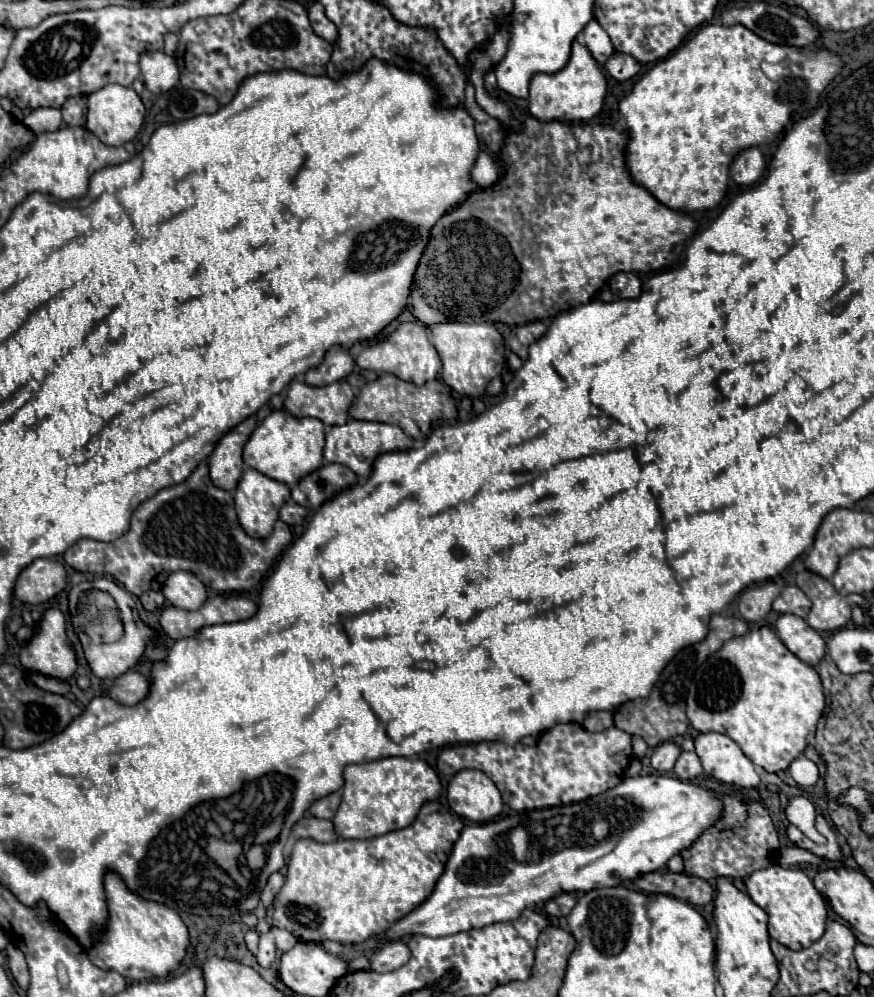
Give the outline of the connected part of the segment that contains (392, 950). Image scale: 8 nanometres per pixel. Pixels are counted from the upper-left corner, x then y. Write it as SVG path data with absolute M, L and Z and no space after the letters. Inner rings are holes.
M391 941L387 945L383 945L381 949L377 949L371 955L371 969L385 973L385 971L395 971L401 965L405 965L409 961L411 953L407 949L407 945L403 941Z

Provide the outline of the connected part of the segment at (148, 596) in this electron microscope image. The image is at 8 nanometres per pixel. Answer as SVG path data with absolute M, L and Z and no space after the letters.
M145 591L139 599L147 611L157 611L165 605L165 597L161 595L161 591Z

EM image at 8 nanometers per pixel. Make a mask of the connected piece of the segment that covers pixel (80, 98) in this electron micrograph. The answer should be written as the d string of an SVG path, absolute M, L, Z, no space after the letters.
M77 95L65 101L65 105L61 107L63 111L63 119L67 125L83 125L83 111L87 105L86 95Z

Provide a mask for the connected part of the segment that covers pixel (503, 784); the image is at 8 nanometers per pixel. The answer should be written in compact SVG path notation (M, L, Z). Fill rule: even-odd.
M565 723L543 733L535 747L499 741L445 747L437 757L437 769L445 775L455 775L461 769L479 769L497 785L507 807L513 811L531 811L579 803L617 787L623 781L631 755L631 735L617 727L589 733L577 723Z

